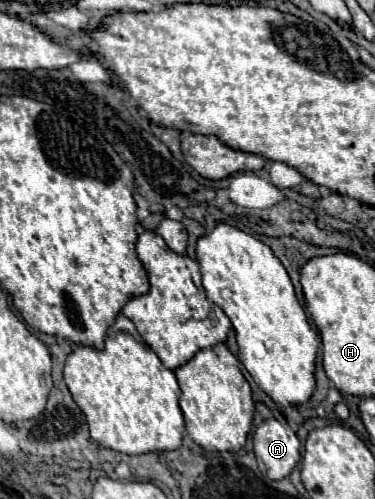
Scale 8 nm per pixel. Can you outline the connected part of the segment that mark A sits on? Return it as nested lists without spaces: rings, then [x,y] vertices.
[[[276,418],[264,420],[254,430],[254,454],[258,468],[270,480],[280,480],[292,472],[301,459],[302,444],[287,423]]]

